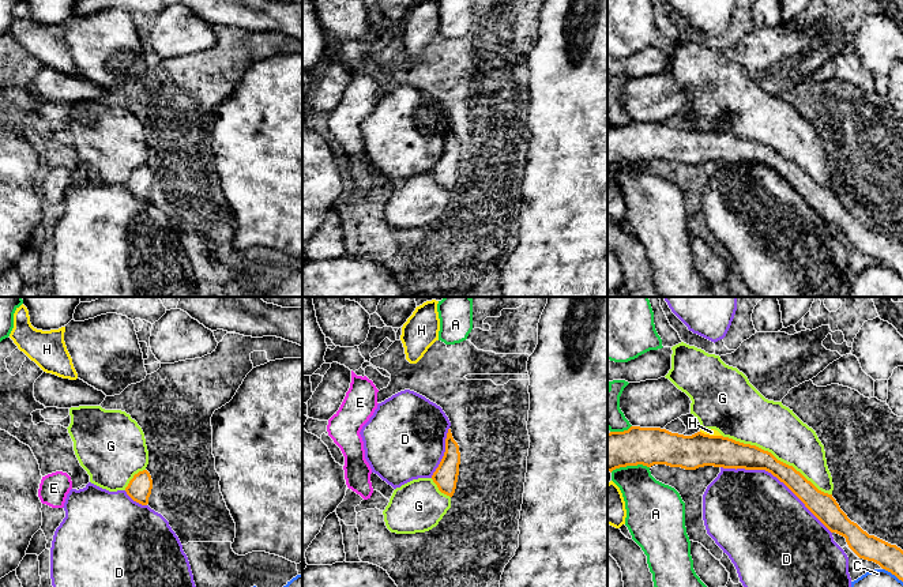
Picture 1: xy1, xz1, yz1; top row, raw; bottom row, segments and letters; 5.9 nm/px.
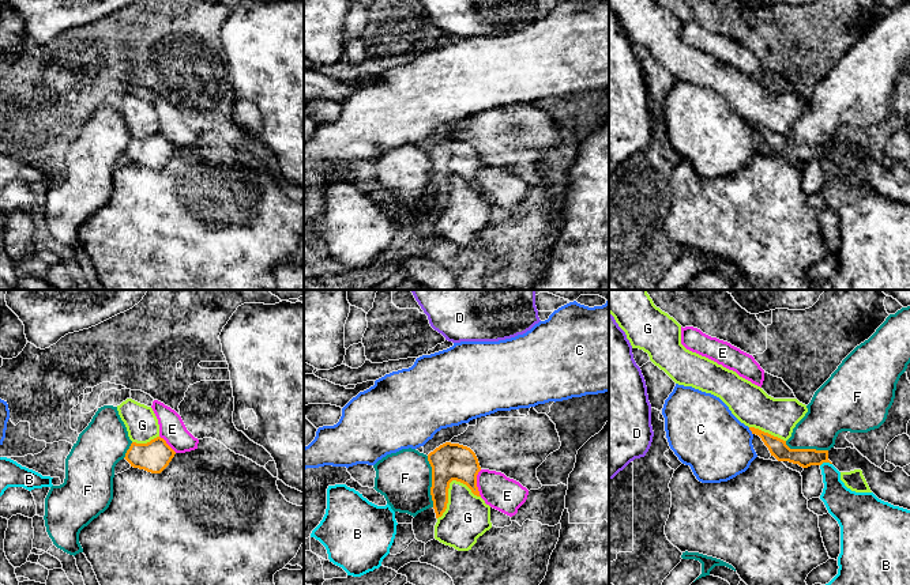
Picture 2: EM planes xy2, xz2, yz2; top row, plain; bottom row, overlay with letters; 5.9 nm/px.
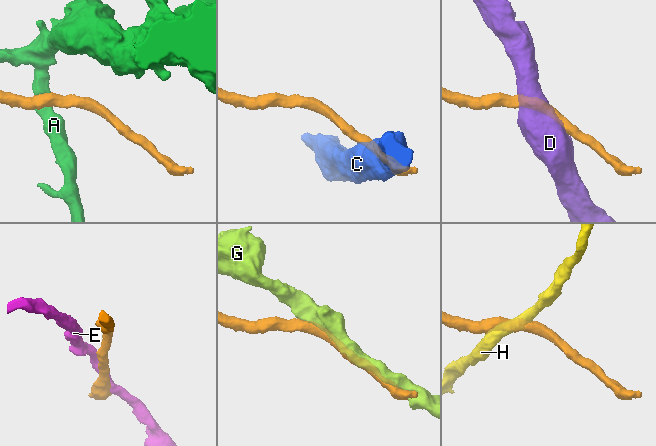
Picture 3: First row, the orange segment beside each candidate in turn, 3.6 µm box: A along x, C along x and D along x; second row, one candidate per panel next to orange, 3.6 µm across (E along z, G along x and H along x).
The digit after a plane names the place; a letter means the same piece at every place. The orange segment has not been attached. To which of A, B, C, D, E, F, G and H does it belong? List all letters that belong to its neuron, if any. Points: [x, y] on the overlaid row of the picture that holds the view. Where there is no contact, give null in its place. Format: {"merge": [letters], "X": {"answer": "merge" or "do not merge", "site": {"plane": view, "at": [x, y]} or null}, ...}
{"merge": [], "A": {"answer": "do not merge", "site": {"plane": "yz1", "at": [629, 465]}}, "B": {"answer": "do not merge", "site": {"plane": "yz2", "at": [826, 461]}}, "C": {"answer": "do not merge", "site": {"plane": "yz2", "at": [751, 430]}}, "D": {"answer": "do not merge", "site": {"plane": "yz1", "at": [777, 477]}}, "E": {"answer": "do not merge", "site": {"plane": "xz2", "at": [476, 483]}}, "F": {"answer": "do not merge", "site": {"plane": "xz2", "at": [432, 482]}}, "G": {"answer": "do not merge", "site": {"plane": "yz1", "at": [775, 458]}}, "H": {"answer": "do not merge", "site": {"plane": "yz1", "at": [711, 436]}}}

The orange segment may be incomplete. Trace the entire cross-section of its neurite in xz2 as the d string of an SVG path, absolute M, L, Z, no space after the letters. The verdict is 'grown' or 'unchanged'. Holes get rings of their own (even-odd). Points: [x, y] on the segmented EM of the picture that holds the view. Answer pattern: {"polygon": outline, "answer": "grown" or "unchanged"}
{"polygon": "M445 442L428 454L428 461L432 467L433 506L418 513L411 522L415 539L425 544L435 539L435 525L447 509L452 480L466 484L474 495L481 497L477 487L481 467L470 448Z", "answer": "grown"}

